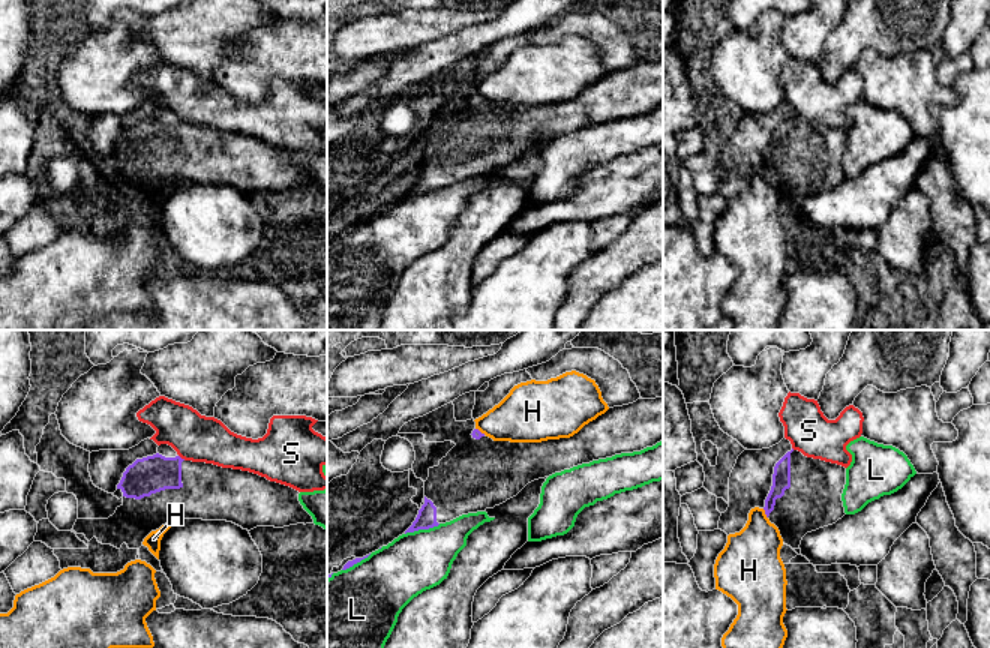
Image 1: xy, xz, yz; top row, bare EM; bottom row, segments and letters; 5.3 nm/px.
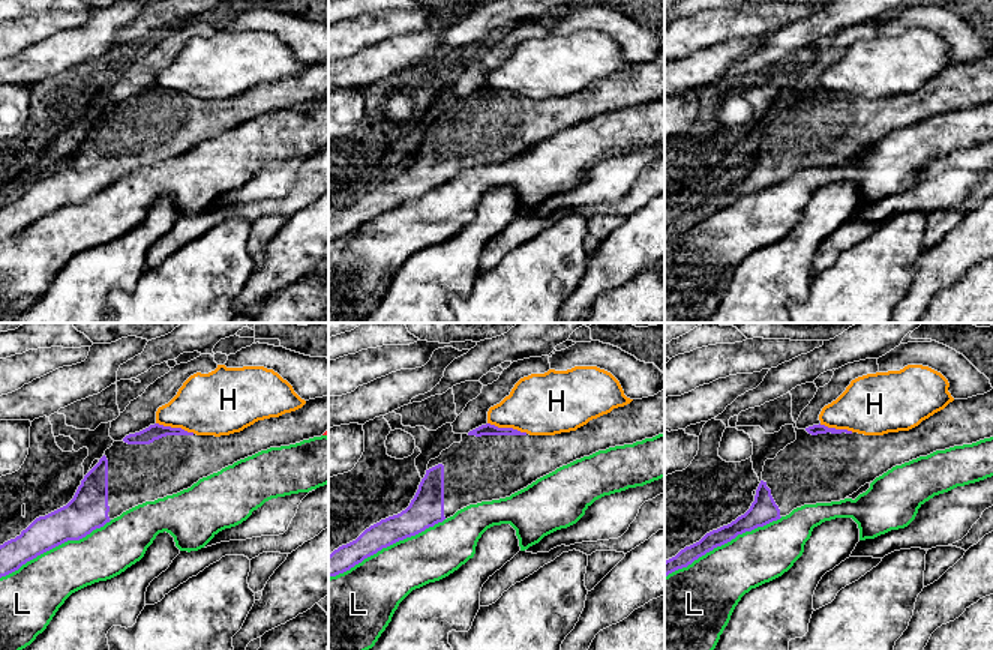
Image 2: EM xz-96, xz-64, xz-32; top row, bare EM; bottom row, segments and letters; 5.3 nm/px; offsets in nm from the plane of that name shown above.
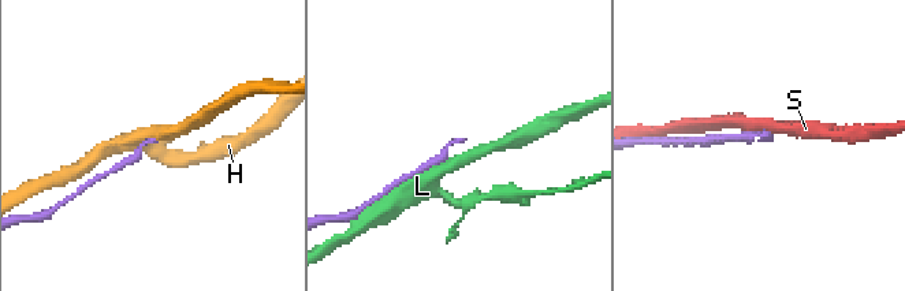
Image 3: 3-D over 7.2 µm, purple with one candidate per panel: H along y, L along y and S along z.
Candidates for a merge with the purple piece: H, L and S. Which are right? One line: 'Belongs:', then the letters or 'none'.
Belongs: none

